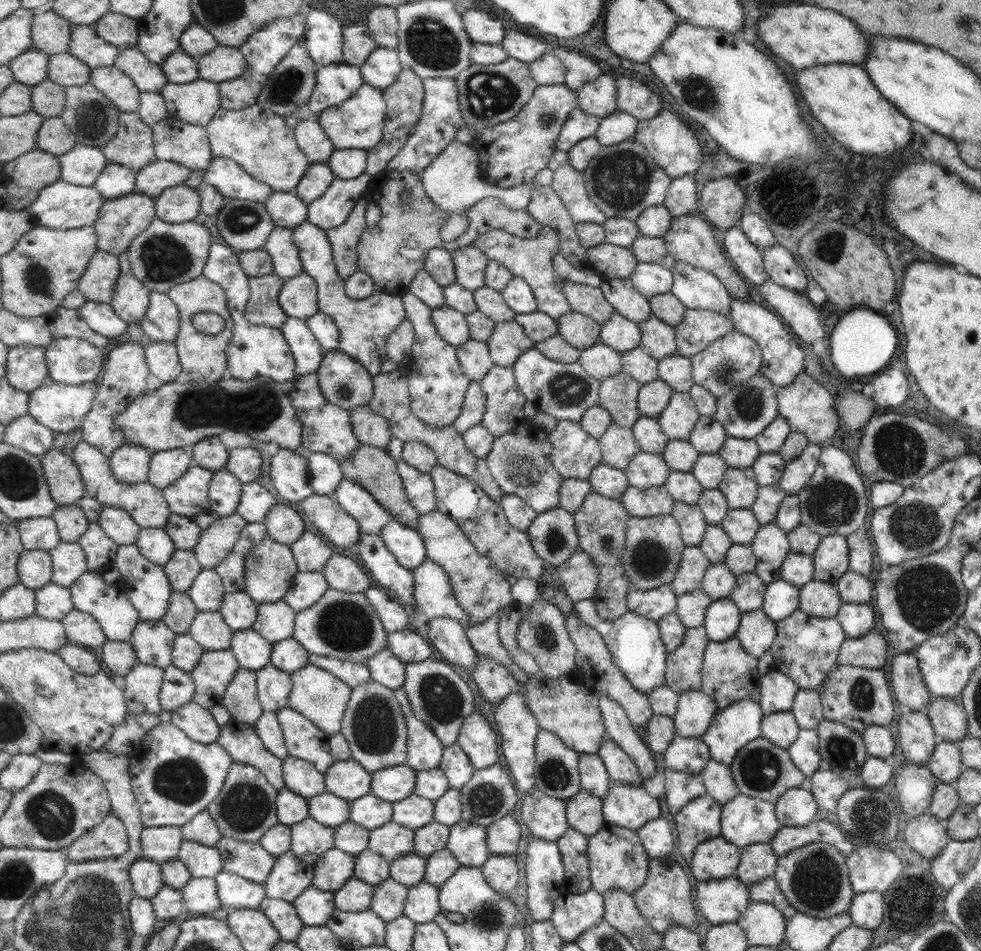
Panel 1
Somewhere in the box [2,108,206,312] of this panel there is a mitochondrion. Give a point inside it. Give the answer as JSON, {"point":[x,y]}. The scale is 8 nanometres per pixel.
{"point":[163,258]}

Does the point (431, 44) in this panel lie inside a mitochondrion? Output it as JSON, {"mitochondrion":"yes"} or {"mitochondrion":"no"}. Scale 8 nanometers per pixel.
{"mitochondrion":"yes"}

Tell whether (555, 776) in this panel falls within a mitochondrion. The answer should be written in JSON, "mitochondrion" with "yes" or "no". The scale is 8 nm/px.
{"mitochondrion":"yes"}

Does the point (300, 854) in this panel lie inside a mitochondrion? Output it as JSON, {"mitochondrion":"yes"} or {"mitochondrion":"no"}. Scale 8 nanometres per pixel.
{"mitochondrion":"no"}

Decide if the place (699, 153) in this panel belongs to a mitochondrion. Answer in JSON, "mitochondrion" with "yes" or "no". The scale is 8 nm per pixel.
{"mitochondrion":"no"}

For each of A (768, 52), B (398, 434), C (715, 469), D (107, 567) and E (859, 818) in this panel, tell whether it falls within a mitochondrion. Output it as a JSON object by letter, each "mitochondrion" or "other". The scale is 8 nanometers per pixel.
{"A":"other","B":"other","C":"other","D":"other","E":"mitochondrion"}

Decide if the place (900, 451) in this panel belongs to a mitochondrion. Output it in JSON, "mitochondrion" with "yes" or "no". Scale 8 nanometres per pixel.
{"mitochondrion":"yes"}

